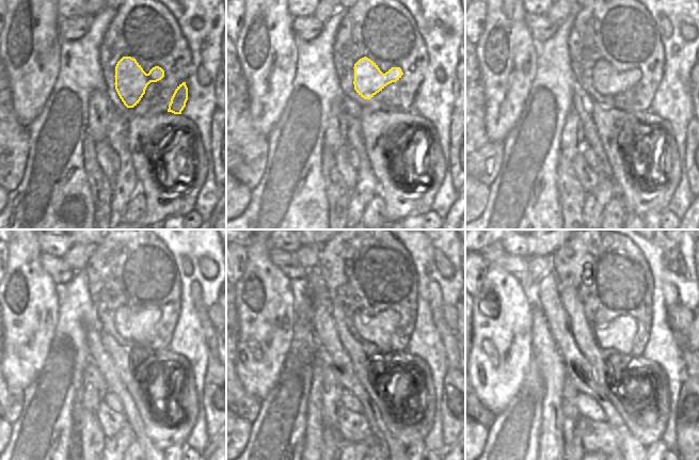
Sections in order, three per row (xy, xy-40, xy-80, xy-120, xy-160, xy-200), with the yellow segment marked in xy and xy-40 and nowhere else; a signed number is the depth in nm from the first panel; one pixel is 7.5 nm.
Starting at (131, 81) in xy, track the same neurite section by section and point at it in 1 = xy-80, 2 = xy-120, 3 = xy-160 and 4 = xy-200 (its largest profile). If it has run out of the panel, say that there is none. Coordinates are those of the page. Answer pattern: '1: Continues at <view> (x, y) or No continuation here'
1: Continues at xy-80 (607, 81)
2: Continues at xy-120 (134, 326)
3: Continues at xy-160 (378, 329)
4: Continues at xy-200 (619, 333).

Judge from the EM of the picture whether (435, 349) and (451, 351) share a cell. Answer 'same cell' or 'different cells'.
different cells

